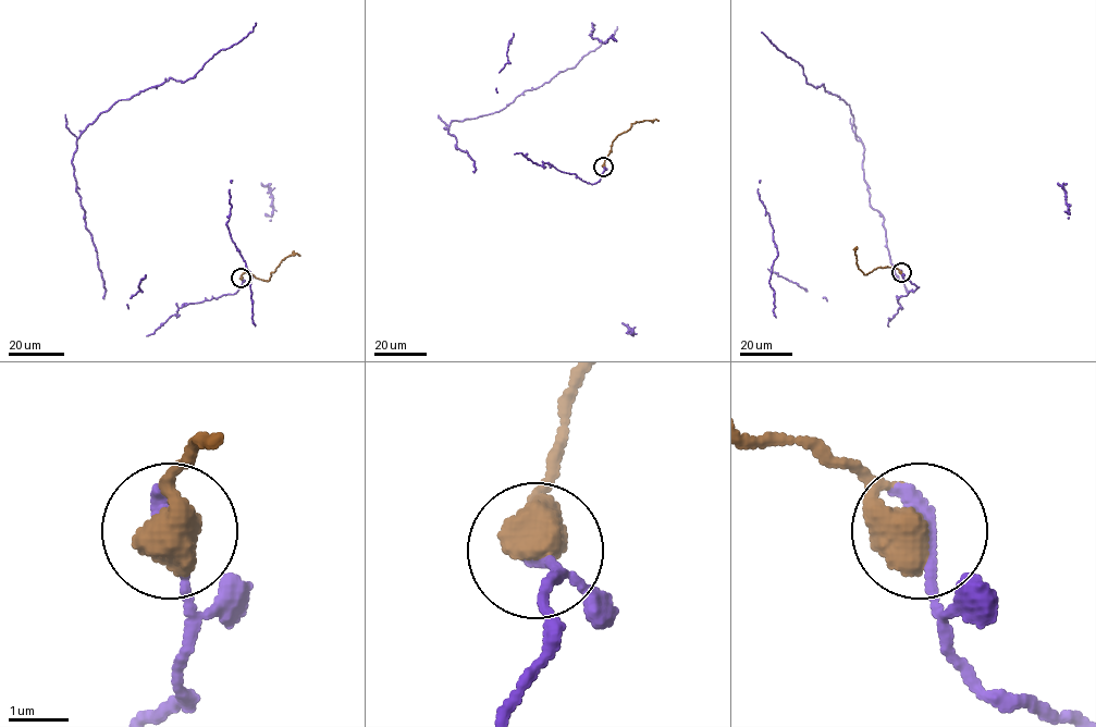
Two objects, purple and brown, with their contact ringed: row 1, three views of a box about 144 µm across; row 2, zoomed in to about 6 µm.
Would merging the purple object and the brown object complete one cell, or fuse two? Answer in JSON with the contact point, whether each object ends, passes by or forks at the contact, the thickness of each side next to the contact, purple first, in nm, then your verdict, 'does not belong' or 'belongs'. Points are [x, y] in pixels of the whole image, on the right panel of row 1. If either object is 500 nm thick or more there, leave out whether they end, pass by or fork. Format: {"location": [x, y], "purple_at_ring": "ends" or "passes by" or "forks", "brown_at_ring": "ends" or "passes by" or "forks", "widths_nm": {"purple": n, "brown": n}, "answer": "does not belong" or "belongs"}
{"location": [901, 272], "widths_nm": {"purple": 320, "brown": 750}, "answer": "belongs"}

